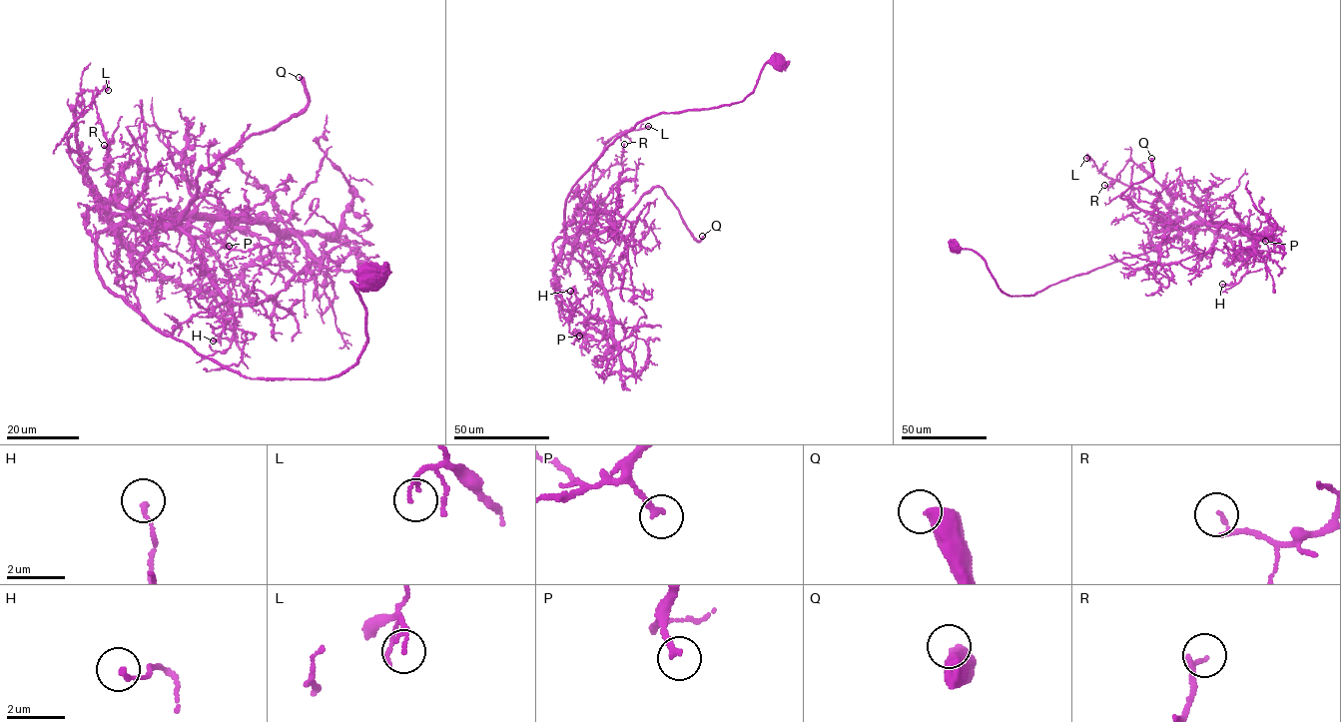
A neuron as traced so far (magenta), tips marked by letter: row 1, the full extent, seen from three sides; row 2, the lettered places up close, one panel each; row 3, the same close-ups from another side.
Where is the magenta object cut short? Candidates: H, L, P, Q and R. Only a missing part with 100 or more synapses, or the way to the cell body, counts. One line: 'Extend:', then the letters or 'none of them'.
Extend: Q

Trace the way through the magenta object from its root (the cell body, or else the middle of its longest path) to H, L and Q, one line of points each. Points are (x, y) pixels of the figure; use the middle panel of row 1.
H: (776, 61), (740, 102), (607, 147), (565, 204), (572, 245), (593, 231), (556, 265), (569, 317), (570, 291)
L: (776, 61), (740, 102), (615, 138), (566, 200), (574, 246), (593, 233), (579, 207), (605, 144), (648, 126)
Q: (776, 61), (740, 102), (638, 121), (566, 203), (564, 230), (576, 247), (657, 187), (692, 237), (702, 236)

